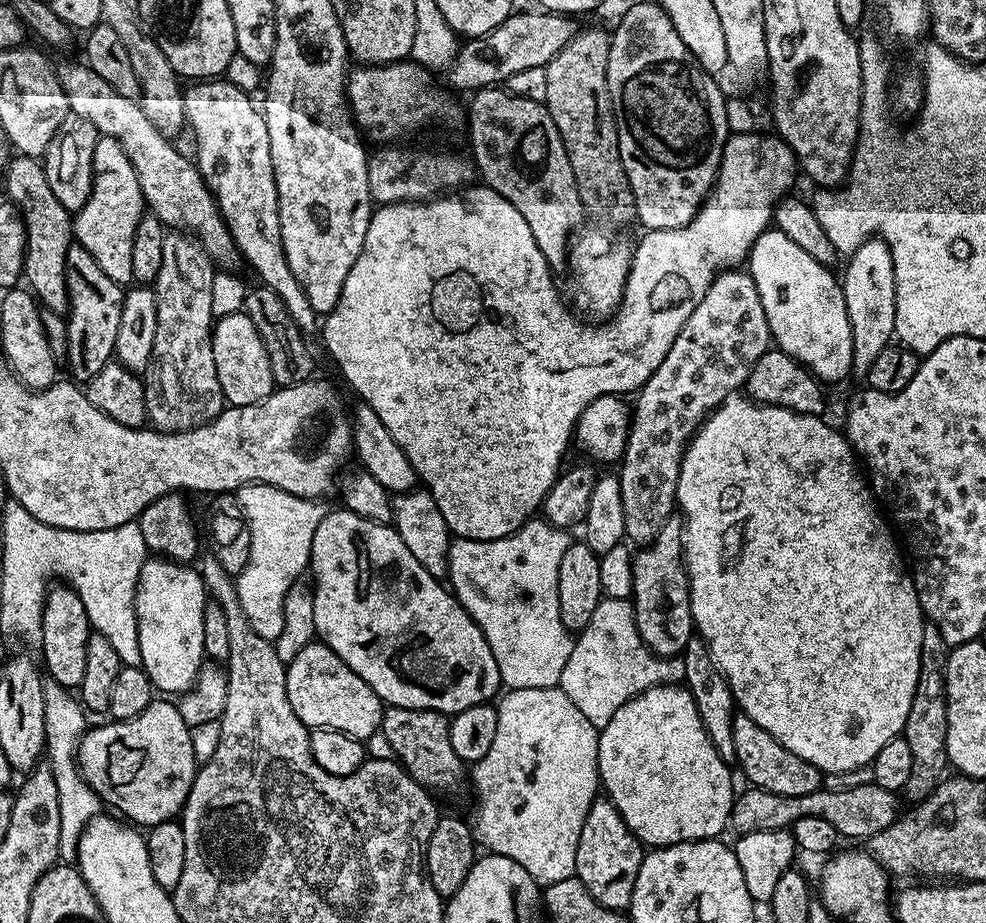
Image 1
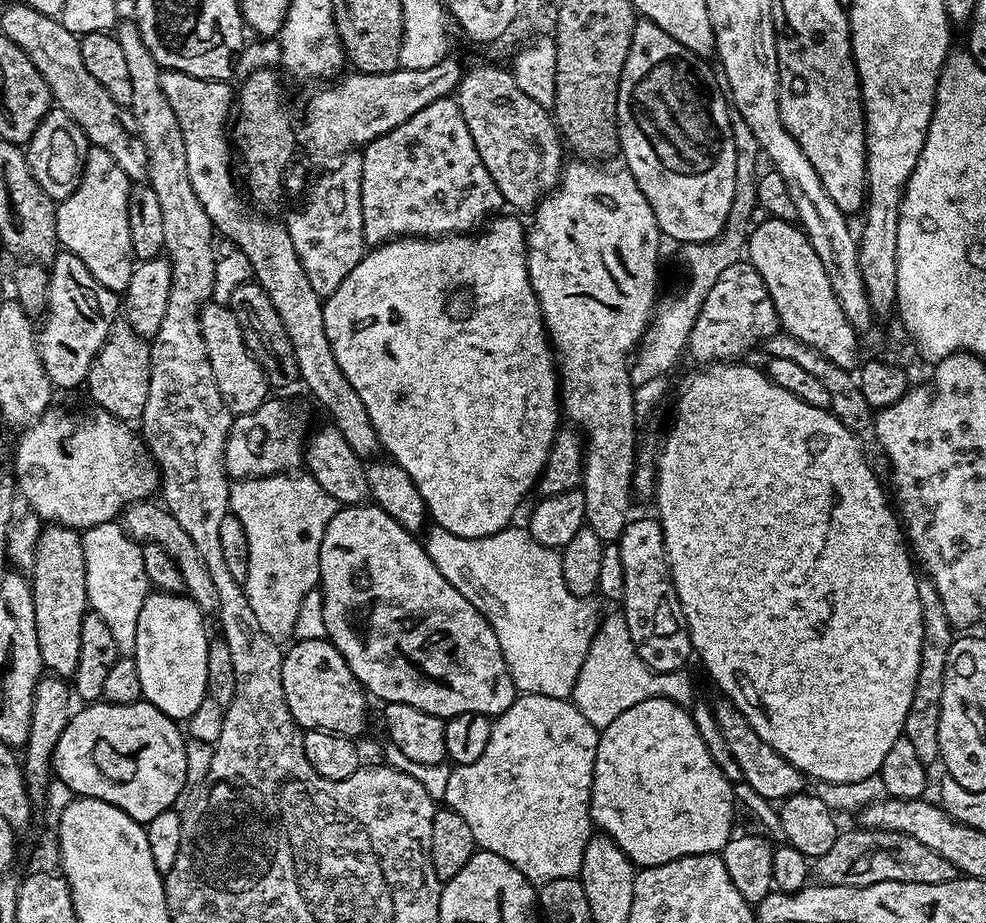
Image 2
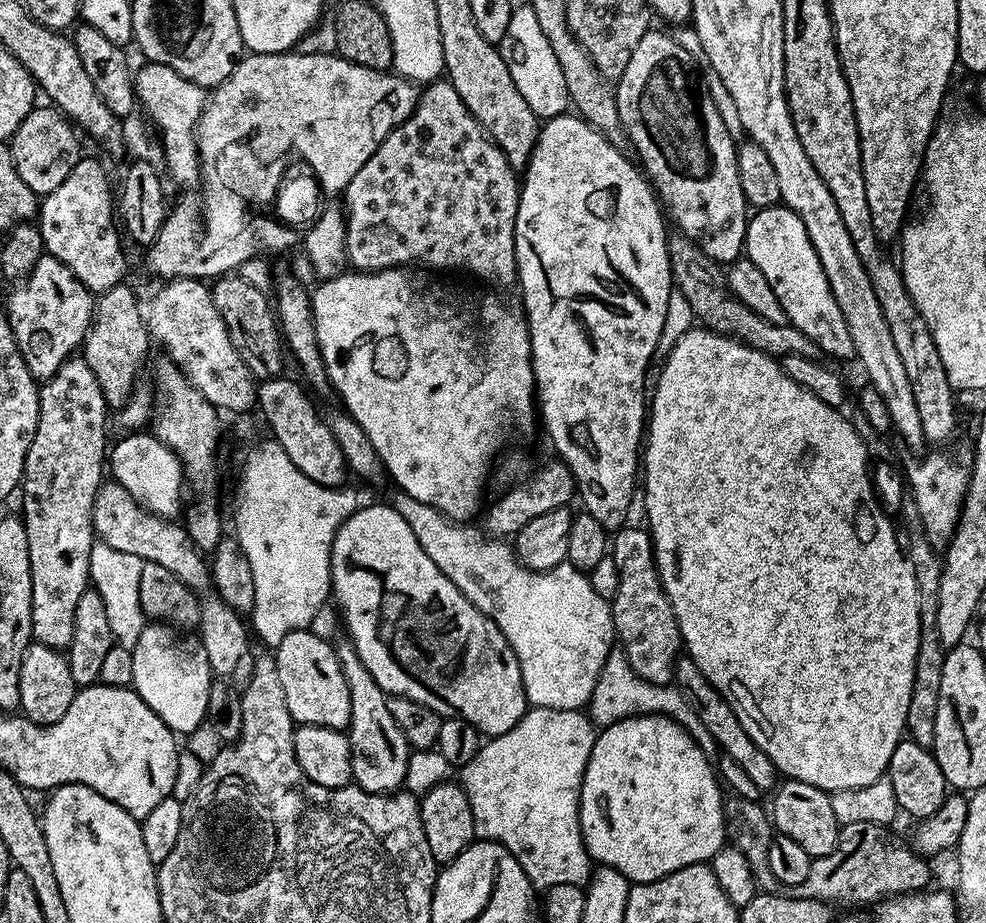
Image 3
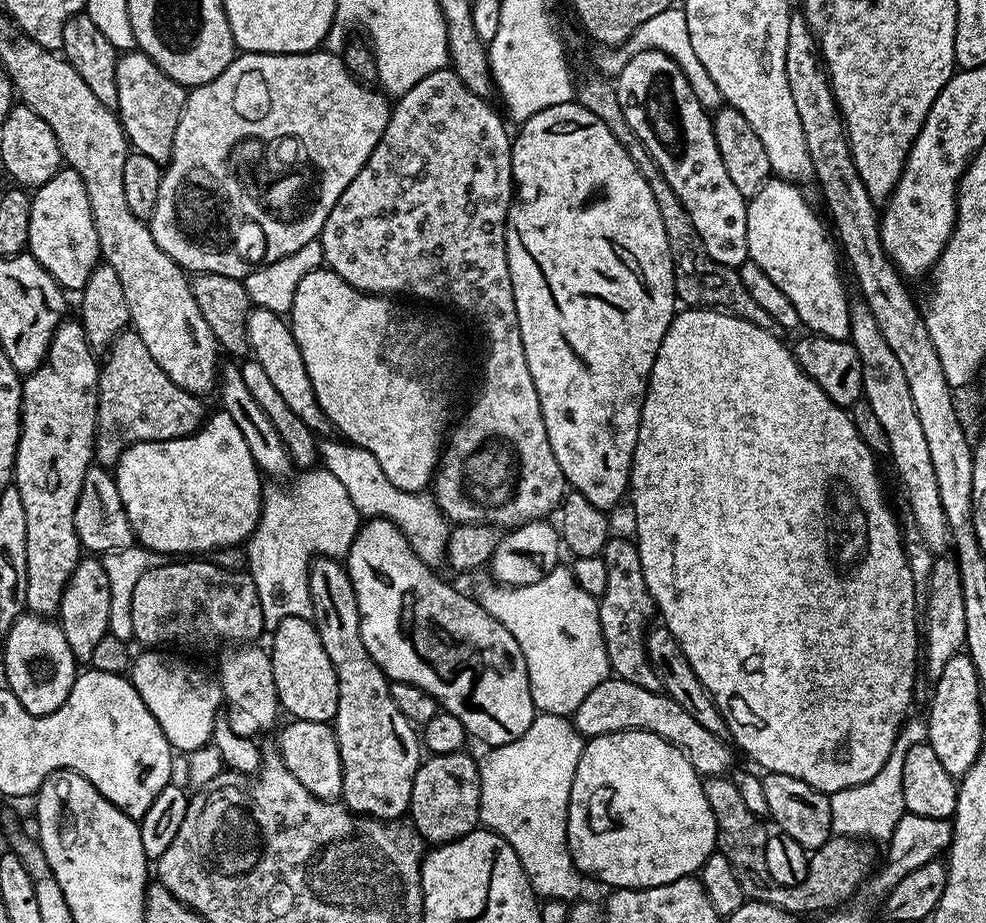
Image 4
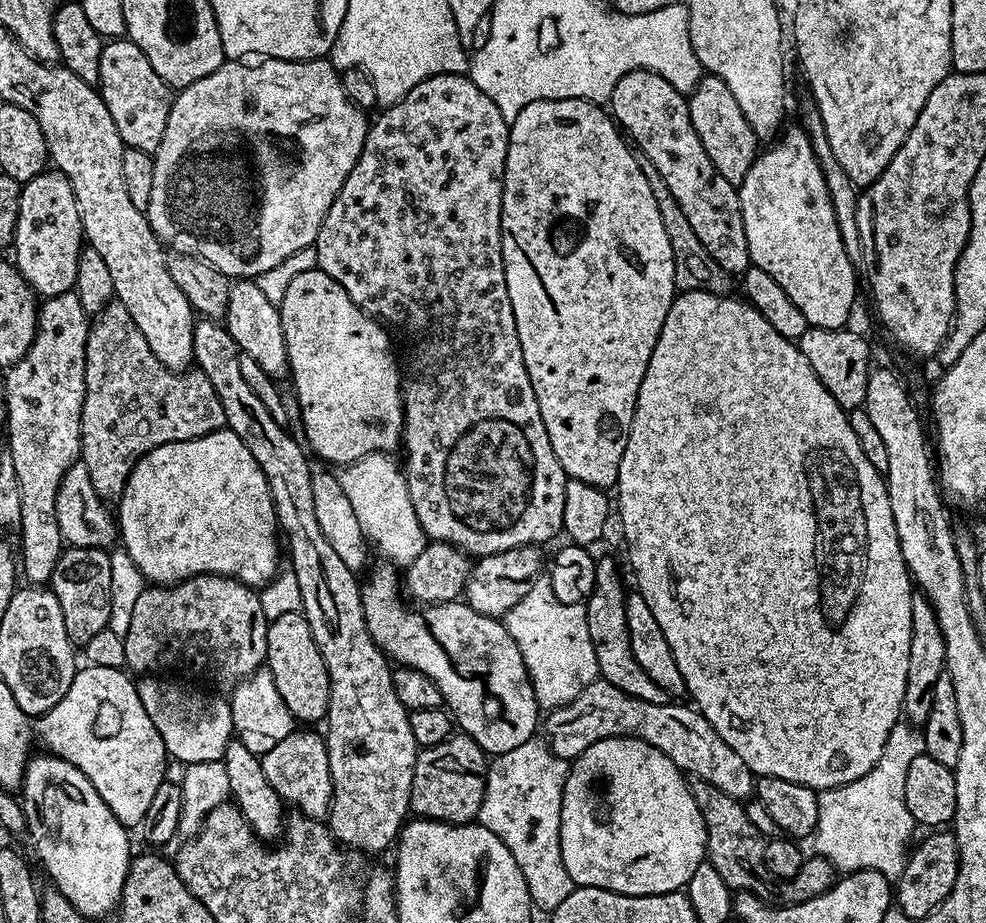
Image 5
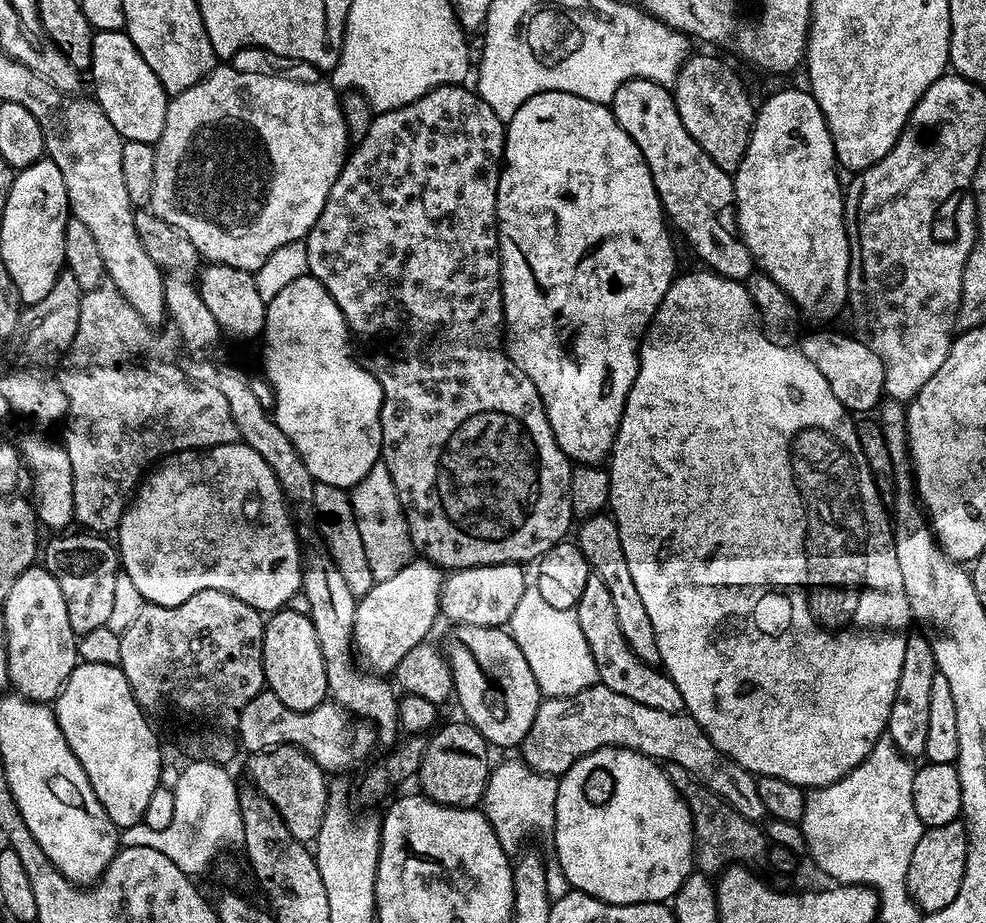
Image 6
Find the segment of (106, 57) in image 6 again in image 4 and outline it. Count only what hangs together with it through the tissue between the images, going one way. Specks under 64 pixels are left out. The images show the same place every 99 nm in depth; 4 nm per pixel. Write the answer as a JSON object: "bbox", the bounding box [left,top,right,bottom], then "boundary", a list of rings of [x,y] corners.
{"bbox":[115,50,186,166],"boundary":[[[128,50],[117,59],[118,102],[115,111],[128,137],[129,145],[135,151],[154,158],[164,166],[171,158],[172,139],[183,110],[186,89],[183,84],[174,82],[149,58],[139,50]]]}

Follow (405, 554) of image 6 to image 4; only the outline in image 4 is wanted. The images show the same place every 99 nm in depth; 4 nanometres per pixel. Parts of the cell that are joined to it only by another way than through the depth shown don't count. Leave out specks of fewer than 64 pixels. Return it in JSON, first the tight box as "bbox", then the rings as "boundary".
{"bbox":[318,438,450,566],"boundary":[[[336,438],[325,439],[319,445],[318,460],[326,471],[334,474],[338,482],[342,482],[346,494],[350,494],[350,502],[354,502],[354,510],[358,510],[362,518],[394,522],[394,526],[402,530],[414,554],[418,554],[418,558],[422,558],[426,565],[436,566],[439,560],[441,563],[445,559],[450,521],[431,495],[398,490],[398,486],[394,486],[394,482],[386,478],[378,458],[374,458],[370,450],[360,448],[357,444],[341,442]]]}

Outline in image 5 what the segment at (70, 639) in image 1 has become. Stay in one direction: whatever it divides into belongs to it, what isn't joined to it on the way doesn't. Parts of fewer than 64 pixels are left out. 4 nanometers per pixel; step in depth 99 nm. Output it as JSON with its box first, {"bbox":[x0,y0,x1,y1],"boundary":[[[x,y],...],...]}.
{"bbox":[4,291,90,586],"boundary":[[[75,291],[47,297],[39,305],[36,317],[36,337],[24,357],[7,369],[4,380],[4,408],[8,411],[8,444],[6,450],[14,458],[18,486],[22,494],[22,518],[18,525],[18,556],[22,561],[22,576],[29,585],[44,586],[51,581],[54,566],[65,547],[58,530],[56,499],[62,478],[72,464],[80,460],[82,434],[82,402],[86,398],[86,342],[90,314],[82,310]]]}

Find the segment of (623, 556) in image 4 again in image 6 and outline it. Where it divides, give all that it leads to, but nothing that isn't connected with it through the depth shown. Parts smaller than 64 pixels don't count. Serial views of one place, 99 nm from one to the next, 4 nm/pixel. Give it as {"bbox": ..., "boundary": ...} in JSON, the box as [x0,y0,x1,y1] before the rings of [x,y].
{"bbox":[574,575,685,711],"boundary":[[[589,575],[586,590],[582,590],[582,598],[576,603],[574,611],[578,618],[578,626],[582,626],[582,634],[586,634],[590,654],[594,654],[596,679],[599,683],[614,690],[614,694],[626,694],[626,698],[634,698],[634,702],[642,702],[642,706],[654,706],[654,710],[685,711],[682,694],[678,694],[678,686],[674,686],[671,678],[659,667],[639,660],[634,650],[630,650],[626,638],[622,638],[622,629],[618,627],[614,602],[602,578]]]}

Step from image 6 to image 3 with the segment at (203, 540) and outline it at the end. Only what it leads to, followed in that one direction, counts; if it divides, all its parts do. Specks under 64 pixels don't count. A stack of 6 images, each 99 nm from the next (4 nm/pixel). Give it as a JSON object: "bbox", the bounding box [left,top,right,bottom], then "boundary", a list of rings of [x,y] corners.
{"bbox":[110,430,186,518],"boundary":[[[136,430],[124,434],[120,441],[113,443],[110,448],[110,476],[115,483],[123,486],[146,510],[155,516],[176,518],[181,515],[180,491],[186,488],[184,468],[179,458],[164,445],[151,431]]]}

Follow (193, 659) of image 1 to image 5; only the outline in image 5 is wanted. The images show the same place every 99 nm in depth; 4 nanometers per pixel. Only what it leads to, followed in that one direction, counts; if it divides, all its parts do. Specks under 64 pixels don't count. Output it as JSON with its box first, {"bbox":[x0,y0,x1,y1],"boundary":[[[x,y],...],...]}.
{"bbox":[138,678,234,765],"boundary":[[[144,678],[138,687],[142,706],[150,714],[150,722],[158,730],[164,743],[165,753],[171,759],[180,760],[184,765],[198,762],[223,760],[228,743],[234,738],[232,730],[232,705],[227,699],[216,696],[212,704],[204,696],[183,688],[180,684],[171,684],[168,678]]]}

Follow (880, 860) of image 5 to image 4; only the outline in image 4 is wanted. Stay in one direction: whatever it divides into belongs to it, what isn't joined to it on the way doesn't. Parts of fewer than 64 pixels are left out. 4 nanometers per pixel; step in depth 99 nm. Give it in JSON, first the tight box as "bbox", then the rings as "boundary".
{"bbox":[829,715,928,842],"boundary":[[[923,715],[914,716],[905,719],[904,727],[900,729],[890,750],[890,758],[886,758],[886,766],[882,766],[882,770],[878,770],[878,774],[874,774],[870,782],[862,782],[858,786],[850,786],[846,790],[838,790],[829,795],[830,818],[835,835],[859,838],[865,842],[887,842],[892,839],[892,831],[905,814],[902,765],[906,763],[906,750],[910,750],[910,746],[915,744],[925,743],[928,738],[927,719]]]}

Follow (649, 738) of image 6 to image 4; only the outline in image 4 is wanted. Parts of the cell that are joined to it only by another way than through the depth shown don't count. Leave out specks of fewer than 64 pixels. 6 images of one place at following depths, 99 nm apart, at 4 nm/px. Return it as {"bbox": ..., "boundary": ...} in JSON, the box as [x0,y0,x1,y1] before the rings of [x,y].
{"bbox":[574,678,733,778],"boundary":[[[609,678],[594,686],[594,690],[586,694],[582,706],[578,706],[574,723],[585,738],[626,730],[646,730],[658,734],[658,738],[666,738],[666,742],[678,746],[678,750],[688,756],[690,766],[694,766],[694,770],[704,778],[725,775],[733,767],[733,749],[728,749],[721,737],[710,734],[706,726],[701,726],[694,717],[686,714],[686,710],[665,696],[663,691],[642,690],[642,686],[634,686],[634,682]]]}

